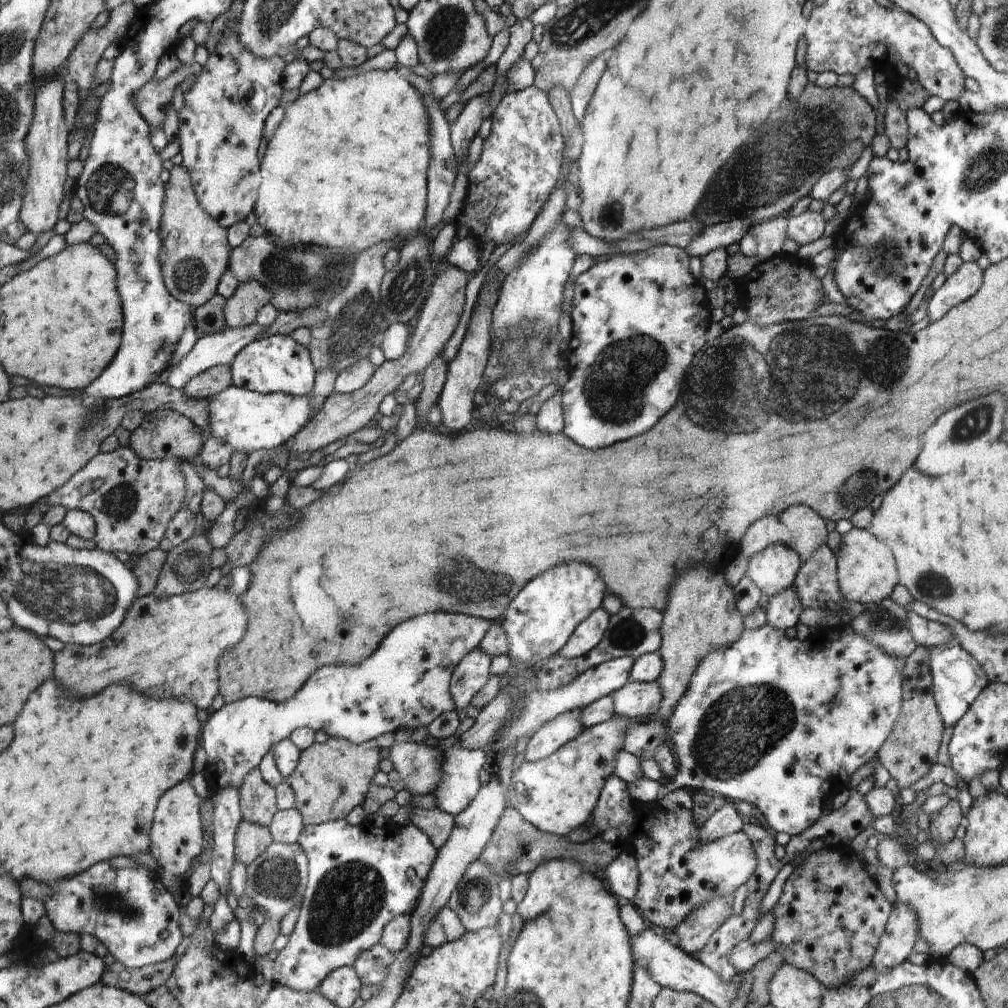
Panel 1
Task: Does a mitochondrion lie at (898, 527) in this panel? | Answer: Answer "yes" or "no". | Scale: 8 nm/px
no

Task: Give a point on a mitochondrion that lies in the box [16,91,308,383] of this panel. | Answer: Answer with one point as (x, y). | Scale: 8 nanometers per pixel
(111, 192)

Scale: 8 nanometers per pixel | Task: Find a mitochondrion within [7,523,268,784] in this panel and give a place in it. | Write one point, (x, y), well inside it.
(64, 593)

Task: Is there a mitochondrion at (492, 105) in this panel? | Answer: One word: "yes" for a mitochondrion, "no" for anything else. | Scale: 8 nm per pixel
no

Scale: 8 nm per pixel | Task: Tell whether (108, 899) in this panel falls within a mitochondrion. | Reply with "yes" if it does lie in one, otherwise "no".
yes

